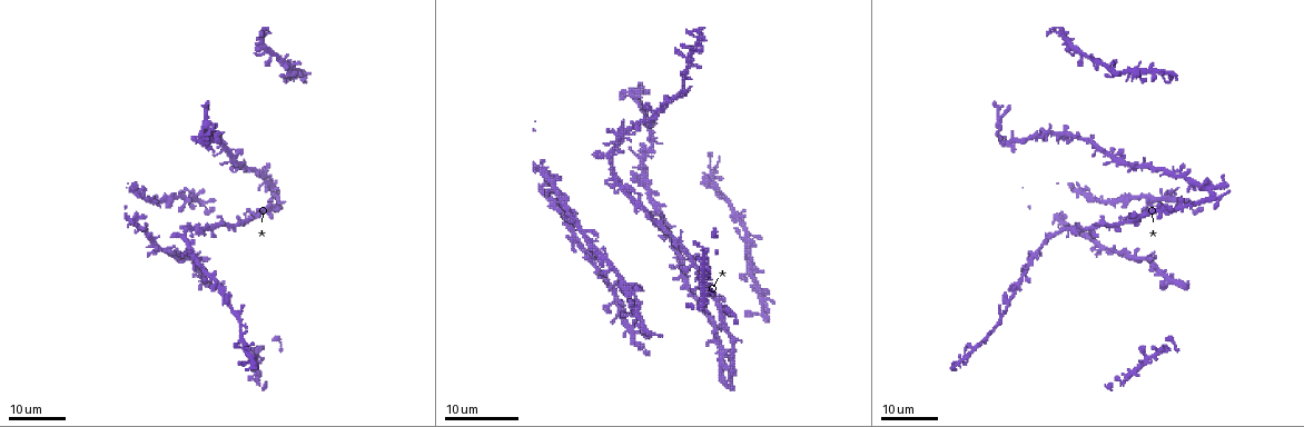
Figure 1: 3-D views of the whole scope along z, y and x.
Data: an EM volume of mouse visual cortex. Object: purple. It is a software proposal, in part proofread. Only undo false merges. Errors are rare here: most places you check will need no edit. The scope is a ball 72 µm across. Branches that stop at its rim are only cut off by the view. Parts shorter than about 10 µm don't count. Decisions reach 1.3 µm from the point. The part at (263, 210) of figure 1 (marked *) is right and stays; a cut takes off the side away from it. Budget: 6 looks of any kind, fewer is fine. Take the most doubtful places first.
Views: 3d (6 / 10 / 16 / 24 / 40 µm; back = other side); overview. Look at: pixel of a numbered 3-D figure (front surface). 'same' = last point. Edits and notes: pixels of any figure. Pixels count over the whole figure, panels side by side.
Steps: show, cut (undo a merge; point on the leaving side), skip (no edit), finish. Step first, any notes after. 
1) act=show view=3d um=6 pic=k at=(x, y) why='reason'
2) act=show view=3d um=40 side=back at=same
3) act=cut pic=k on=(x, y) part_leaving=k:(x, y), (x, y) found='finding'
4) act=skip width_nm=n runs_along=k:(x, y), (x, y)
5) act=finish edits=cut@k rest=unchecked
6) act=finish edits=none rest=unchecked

act=show view=3d um=16 pic=1 at=(609, 179)

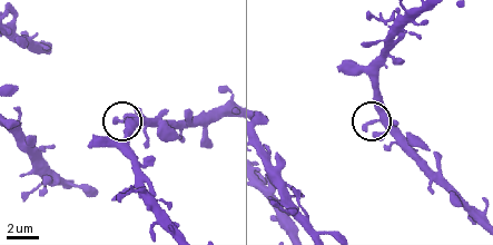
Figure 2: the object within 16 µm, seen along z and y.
act=show view=3d um=10 pic=2 at=(377, 121) why='zoom in'

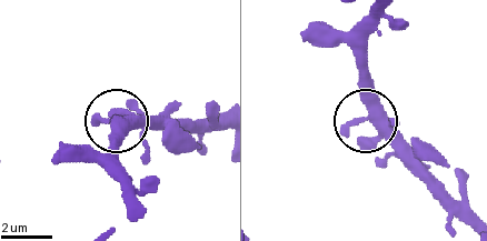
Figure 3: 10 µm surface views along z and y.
act=skip side_arm_um=40 runs_along=3:(470, 224), (370, 123), (368, 49) found='all the same cell'

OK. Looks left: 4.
act=show view=3d um=16 pic=1 at=(1076, 137)

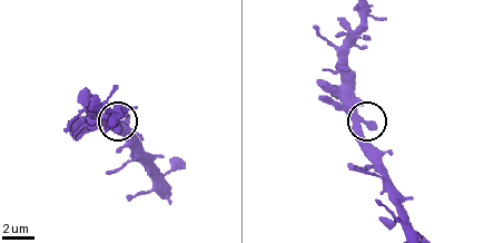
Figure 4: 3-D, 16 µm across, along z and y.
act=show view=3d um=10 pic=4 at=(362, 120)

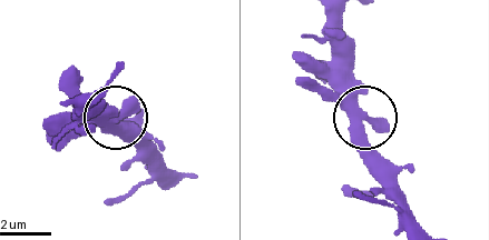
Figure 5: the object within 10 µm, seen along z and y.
act=skip arms=3 runs_along=5:(164, 186), (116, 130), (114, 119), (54, 118) found='all the same cell'

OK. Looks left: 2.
act=show view=3d um=16 pic=1 at=(1184, 204) why='side arm on a straight run'

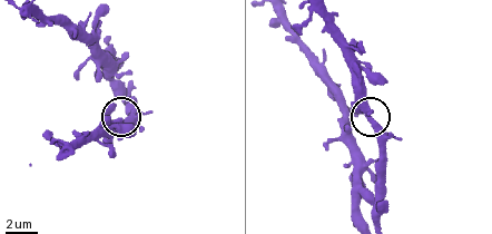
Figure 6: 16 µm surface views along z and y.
act=show view=3d um=6 at=same why='zoom in'

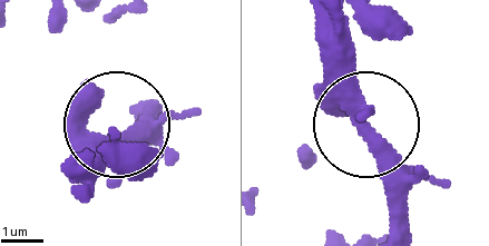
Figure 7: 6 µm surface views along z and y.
act=skip found='one cell here'

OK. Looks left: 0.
act=finish edits=none rest=unchecked

